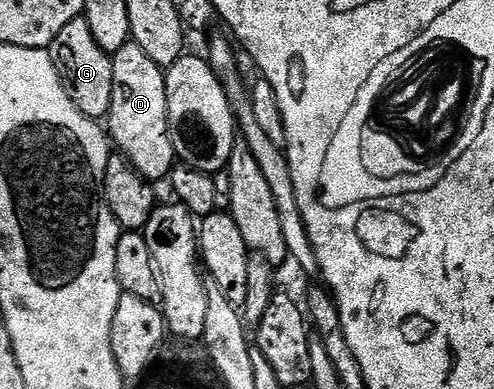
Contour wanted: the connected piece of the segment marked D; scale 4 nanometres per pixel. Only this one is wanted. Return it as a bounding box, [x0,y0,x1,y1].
[107,43,177,183]

